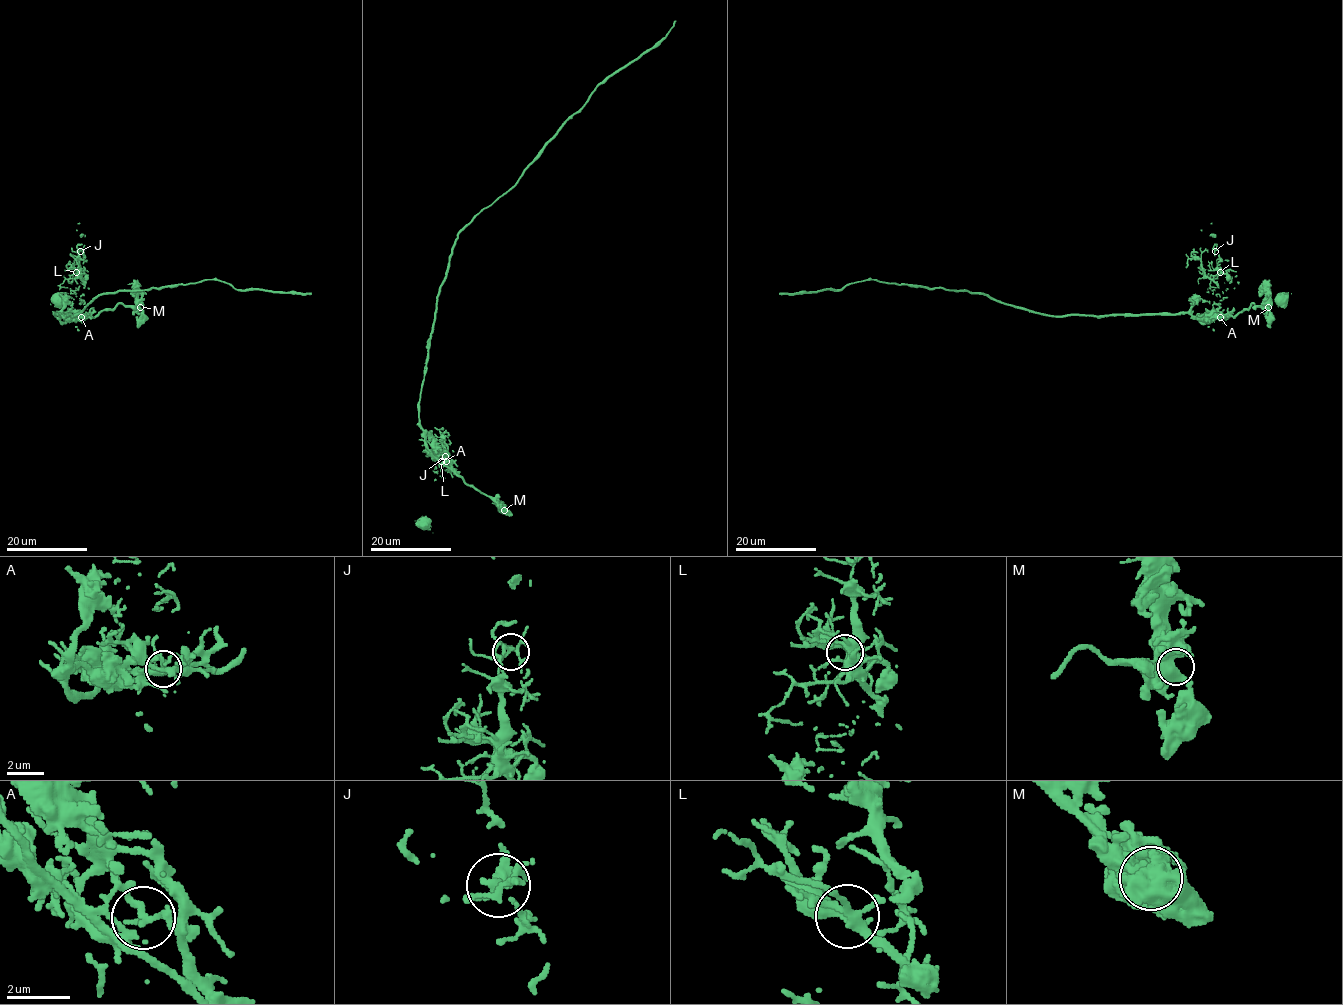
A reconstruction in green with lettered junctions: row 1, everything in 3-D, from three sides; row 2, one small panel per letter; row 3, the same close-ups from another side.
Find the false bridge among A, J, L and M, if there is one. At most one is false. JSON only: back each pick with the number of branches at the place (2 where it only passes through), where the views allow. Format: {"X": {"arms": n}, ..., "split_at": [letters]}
{"A": {"arms": 5}, "split_at": ["A"]}

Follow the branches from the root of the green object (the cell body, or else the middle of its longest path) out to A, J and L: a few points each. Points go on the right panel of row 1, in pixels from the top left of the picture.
A: (1281, 299), (1274, 299), (1239, 282), (1230, 282), (1223, 292), (1225, 297), (1218, 304), (1220, 317)
J: (1281, 299), (1230, 282), (1216, 304), (1212, 291), (1218, 284), (1205, 274), (1201, 260), (1206, 250), (1215, 251)
L: (1281, 299), (1230, 282), (1216, 304), (1212, 291), (1218, 284), (1213, 278), (1220, 272)

